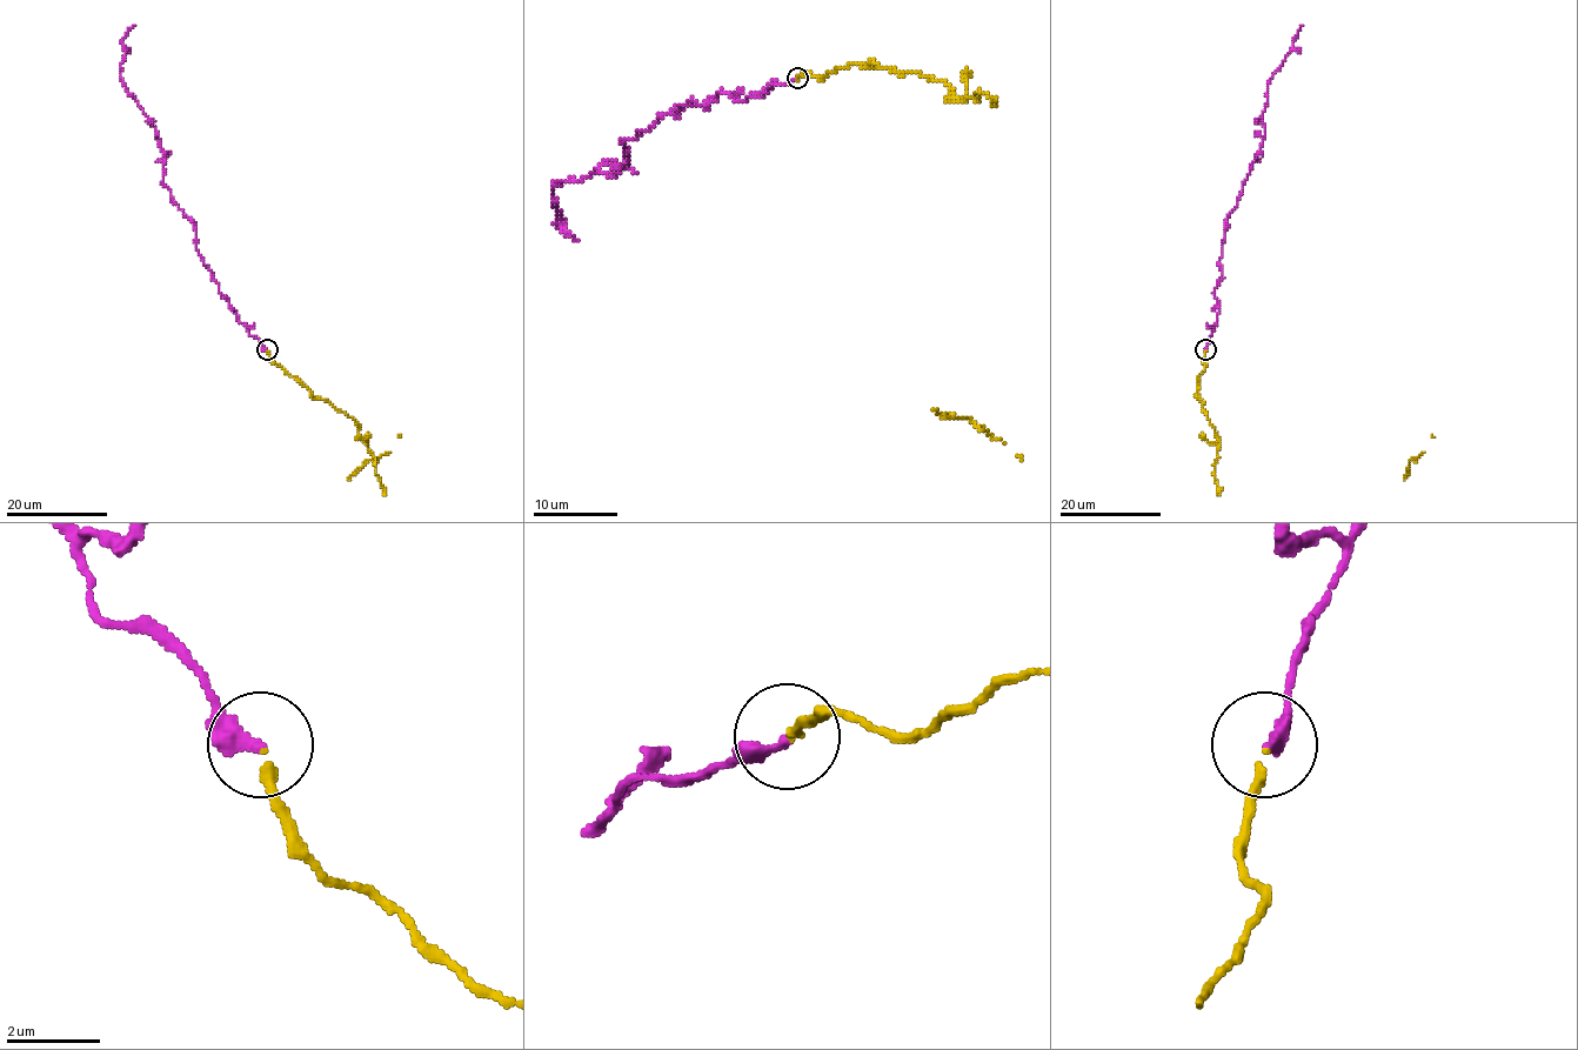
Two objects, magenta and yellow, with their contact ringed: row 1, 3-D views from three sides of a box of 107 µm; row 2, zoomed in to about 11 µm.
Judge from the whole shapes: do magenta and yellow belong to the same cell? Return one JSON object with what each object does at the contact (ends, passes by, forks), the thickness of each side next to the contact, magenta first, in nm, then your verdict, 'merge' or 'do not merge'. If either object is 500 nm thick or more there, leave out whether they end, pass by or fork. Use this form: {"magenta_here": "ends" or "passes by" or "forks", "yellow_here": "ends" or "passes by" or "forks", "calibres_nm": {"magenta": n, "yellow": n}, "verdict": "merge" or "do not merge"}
{"magenta_here": "ends", "yellow_here": "ends", "calibres_nm": {"magenta": 320, "yellow": 170}, "verdict": "merge"}

